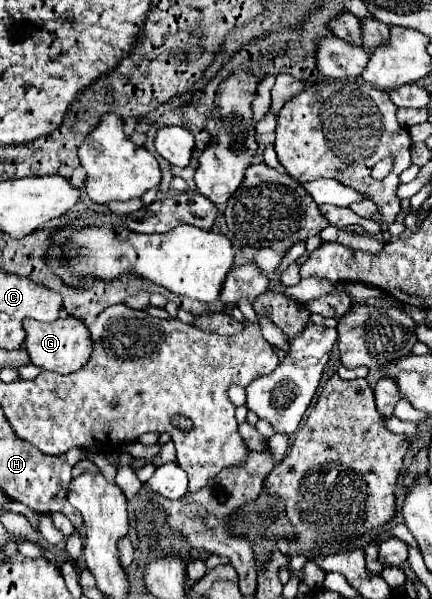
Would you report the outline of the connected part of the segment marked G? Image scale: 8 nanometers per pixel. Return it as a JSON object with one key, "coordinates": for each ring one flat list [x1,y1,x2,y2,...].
{"coordinates":[[67,317,67,319,57,319,53,323,25,319,23,327,25,327,23,347,29,353,29,361,33,361,33,365,37,365,45,371,55,371,55,373,67,375,67,373,73,373,73,371,85,367,85,363,89,361,91,339,89,339,87,327,79,319]]}

